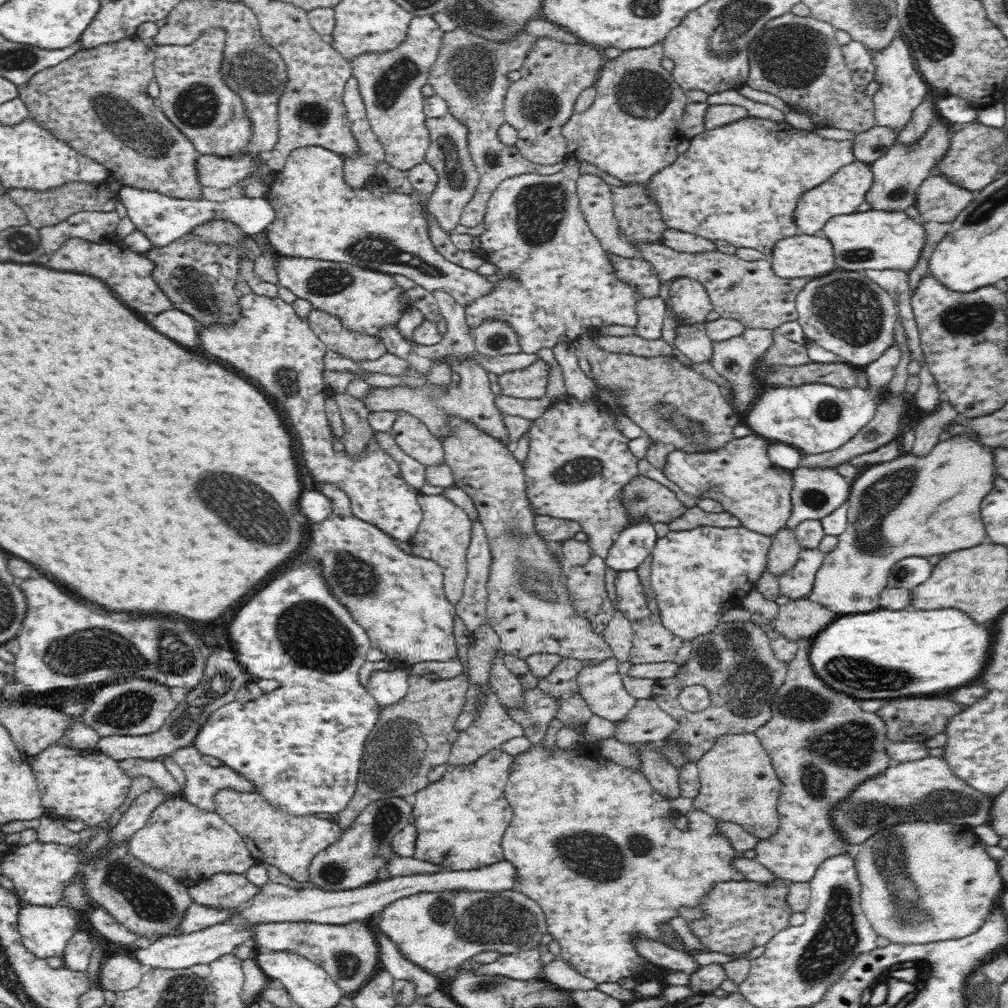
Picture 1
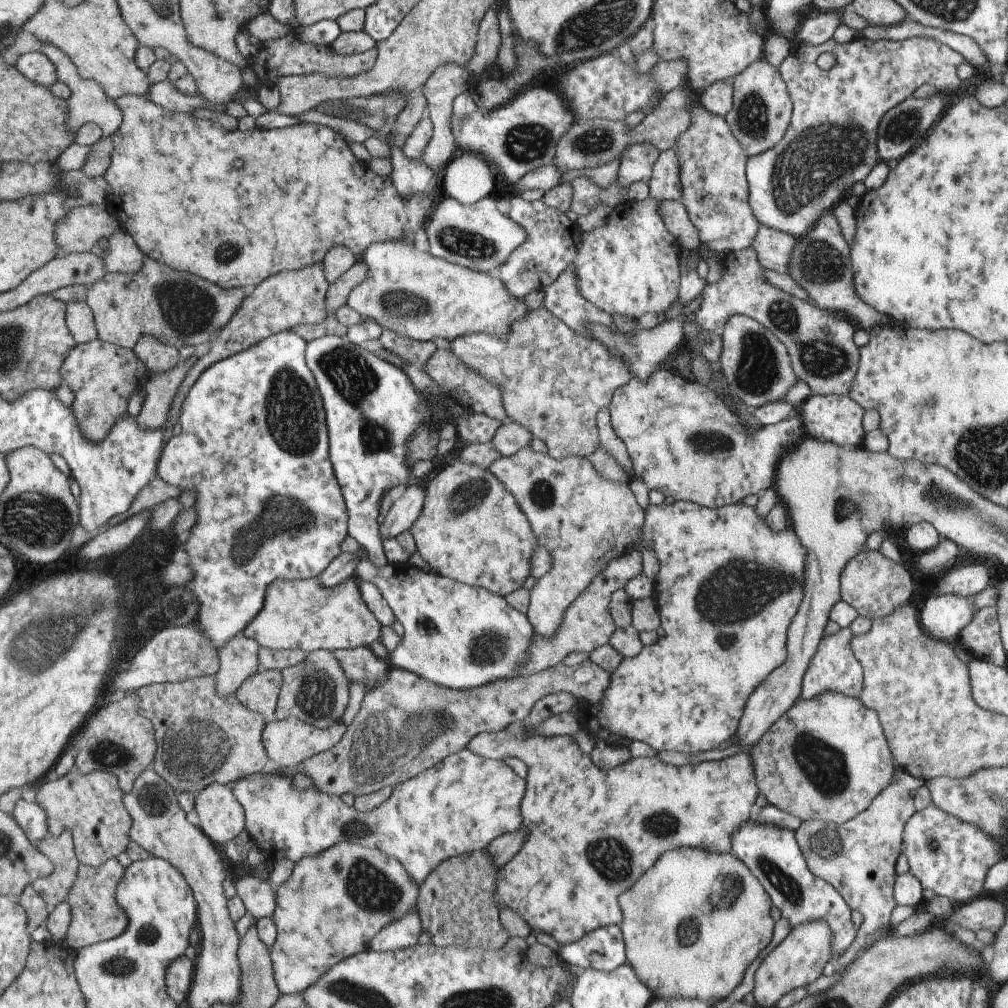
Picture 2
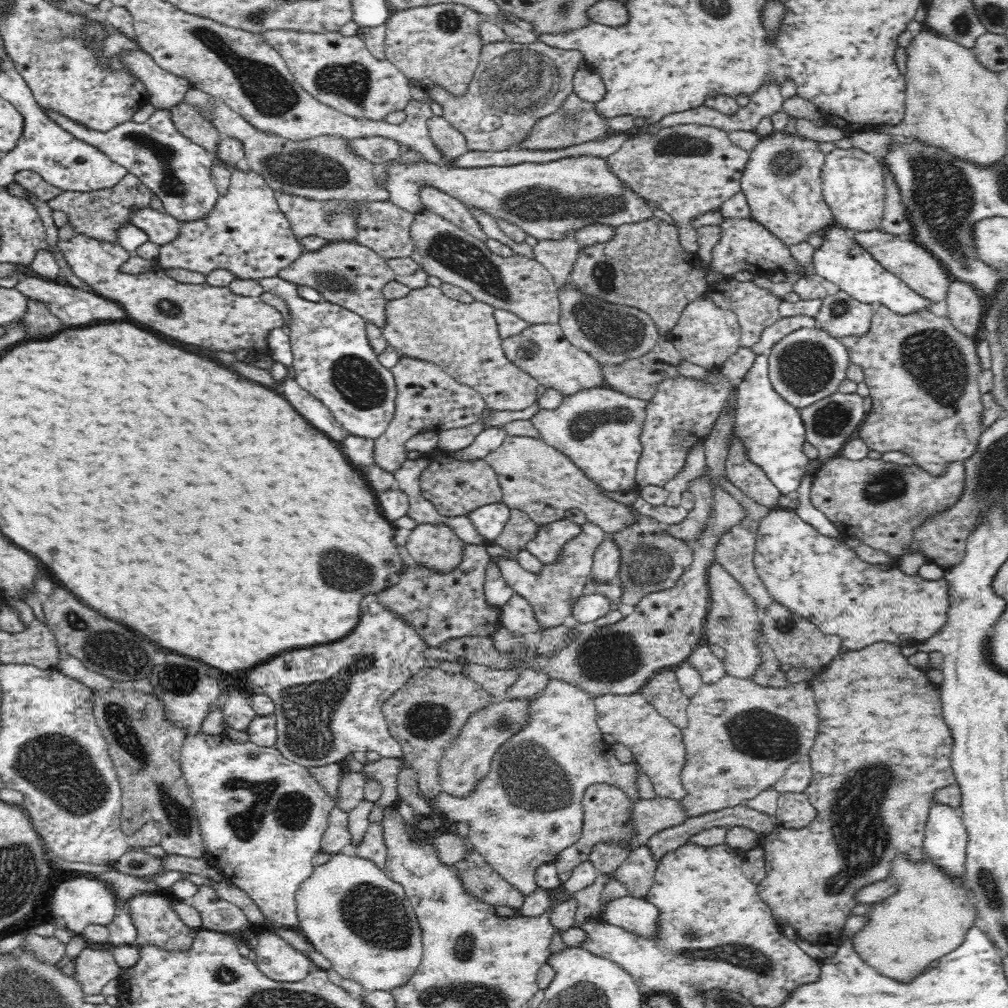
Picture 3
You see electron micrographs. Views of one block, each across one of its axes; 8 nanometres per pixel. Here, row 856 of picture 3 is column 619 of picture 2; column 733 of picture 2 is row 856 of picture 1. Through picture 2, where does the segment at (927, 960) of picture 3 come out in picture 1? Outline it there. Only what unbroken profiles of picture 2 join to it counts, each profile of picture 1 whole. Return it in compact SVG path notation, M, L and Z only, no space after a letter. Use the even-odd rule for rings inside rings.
M910 822L910 824L896 824L892 828L886 828L882 832L878 832L878 835L872 836L858 844L854 848L854 854L856 859L856 867L858 867L858 875L860 875L860 881L862 881L862 894L860 894L860 904L862 910L867 916L867 919L871 923L878 936L886 936L892 943L900 944L926 944L938 941L958 940L965 936L970 936L974 932L978 932L984 922L986 922L988 916L990 916L990 910L994 906L994 899L998 897L1003 889L1007 889L1006 884L1000 878L998 874L998 861L990 859L983 849L983 844L973 832L969 831L969 827L966 825L950 825L950 824L936 824L928 822Z

